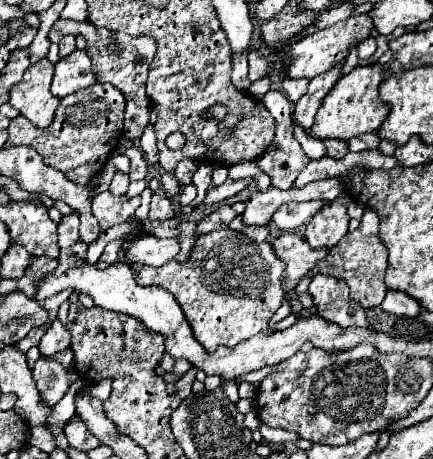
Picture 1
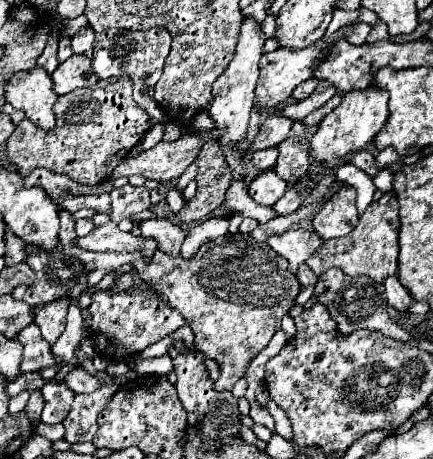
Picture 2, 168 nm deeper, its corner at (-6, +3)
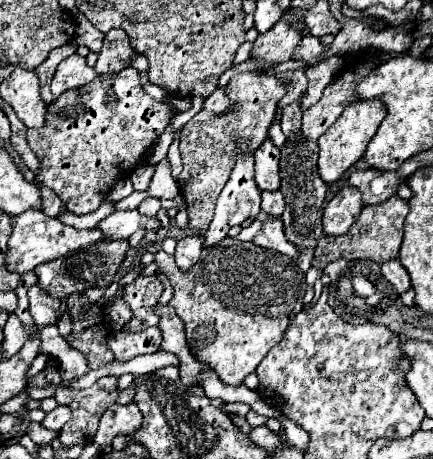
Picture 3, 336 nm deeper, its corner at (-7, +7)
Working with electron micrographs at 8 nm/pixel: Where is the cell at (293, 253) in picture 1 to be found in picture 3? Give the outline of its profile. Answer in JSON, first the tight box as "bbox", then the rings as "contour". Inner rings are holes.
{"bbox":[254,218,300,258],"contour":[[[274,218],[274,220],[264,222],[262,230],[254,238],[254,244],[260,244],[262,248],[276,250],[276,252],[286,254],[290,258],[296,258],[300,254],[300,250],[294,244],[288,242],[288,238],[284,234],[284,226],[280,224],[280,218]]]}

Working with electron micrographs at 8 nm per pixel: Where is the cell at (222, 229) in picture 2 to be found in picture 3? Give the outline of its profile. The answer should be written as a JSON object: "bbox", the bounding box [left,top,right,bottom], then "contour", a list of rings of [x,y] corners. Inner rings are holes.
{"bbox":[174,234,204,270],"contour":[[[192,234],[192,236],[178,240],[174,258],[176,258],[176,264],[180,266],[180,270],[188,270],[192,264],[196,264],[202,248],[204,248],[204,236],[202,234]]]}

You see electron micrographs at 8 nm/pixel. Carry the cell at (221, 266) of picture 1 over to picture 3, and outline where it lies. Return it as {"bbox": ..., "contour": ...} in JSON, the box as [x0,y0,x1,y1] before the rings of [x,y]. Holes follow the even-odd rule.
{"bbox":[154,236,304,386],"contour":[[[230,236],[216,246],[204,248],[198,262],[202,264],[180,270],[174,256],[164,250],[154,254],[158,274],[166,274],[174,288],[170,306],[184,322],[192,354],[210,364],[224,384],[240,386],[266,352],[282,340],[290,318],[304,306],[304,274],[292,258]]]}

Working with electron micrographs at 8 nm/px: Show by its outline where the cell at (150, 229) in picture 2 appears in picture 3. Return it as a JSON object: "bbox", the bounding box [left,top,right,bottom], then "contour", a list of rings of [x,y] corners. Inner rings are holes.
{"bbox":[98,210,160,240],"contour":[[[118,210],[118,212],[112,212],[108,218],[104,218],[98,224],[98,228],[112,240],[126,240],[140,228],[156,232],[160,228],[160,220],[140,216],[138,210]]]}

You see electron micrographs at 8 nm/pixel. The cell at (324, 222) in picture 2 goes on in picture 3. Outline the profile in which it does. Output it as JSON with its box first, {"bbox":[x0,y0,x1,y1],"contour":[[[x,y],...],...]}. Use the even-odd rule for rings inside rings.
{"bbox":[322,186,362,236],"contour":[[[356,186],[342,188],[330,202],[324,206],[322,228],[330,236],[342,236],[358,220],[362,210],[360,190]]]}

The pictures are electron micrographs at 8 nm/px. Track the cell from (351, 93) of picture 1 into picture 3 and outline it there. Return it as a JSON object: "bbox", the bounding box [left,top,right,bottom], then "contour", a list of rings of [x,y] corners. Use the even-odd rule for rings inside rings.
{"bbox":[318,98,386,184],"contour":[[[376,98],[356,100],[356,102],[348,104],[348,108],[344,108],[340,118],[328,128],[328,132],[318,138],[318,146],[320,146],[318,172],[324,182],[330,184],[330,182],[338,180],[354,162],[360,160],[360,156],[366,152],[370,138],[376,134],[376,128],[380,126],[380,122],[384,118],[386,118],[386,106],[380,98],[378,100]]]}

